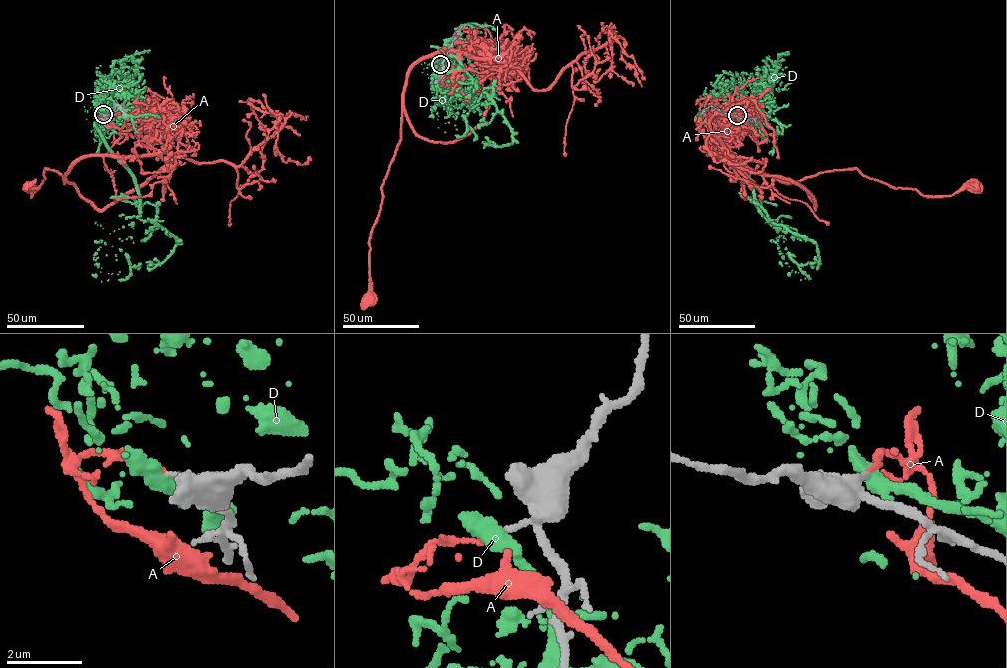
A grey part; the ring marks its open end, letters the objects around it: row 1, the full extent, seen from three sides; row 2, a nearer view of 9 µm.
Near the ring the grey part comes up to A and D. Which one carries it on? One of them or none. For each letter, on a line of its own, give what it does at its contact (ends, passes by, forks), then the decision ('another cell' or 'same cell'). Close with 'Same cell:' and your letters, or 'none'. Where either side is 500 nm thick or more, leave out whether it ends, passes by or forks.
A: it ends there; same cell
D: it passes by; another cell
Same cell: A

